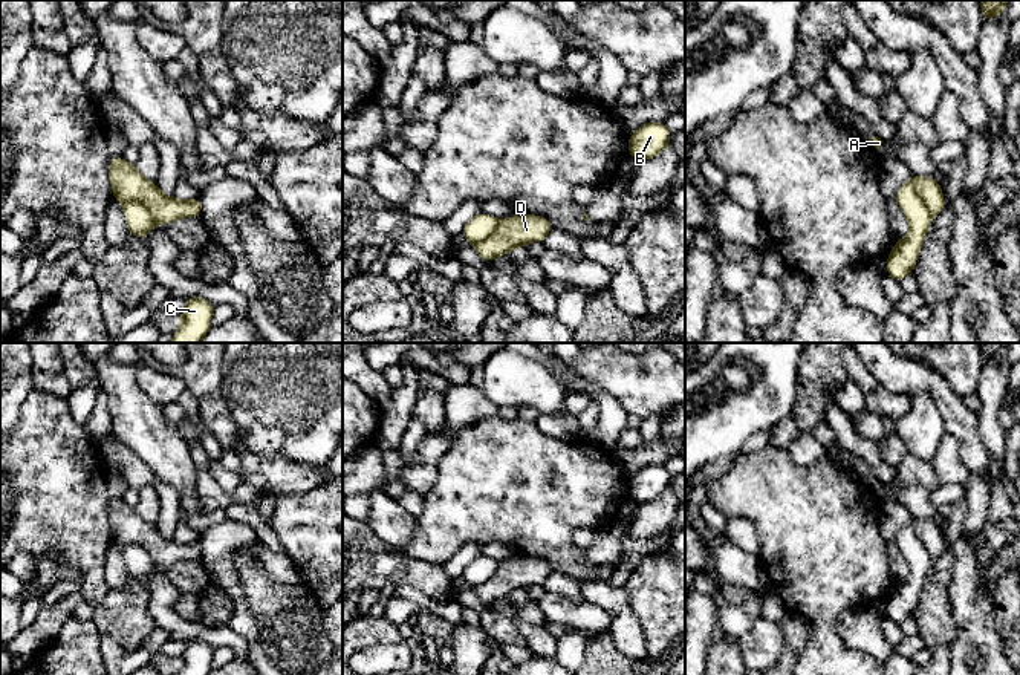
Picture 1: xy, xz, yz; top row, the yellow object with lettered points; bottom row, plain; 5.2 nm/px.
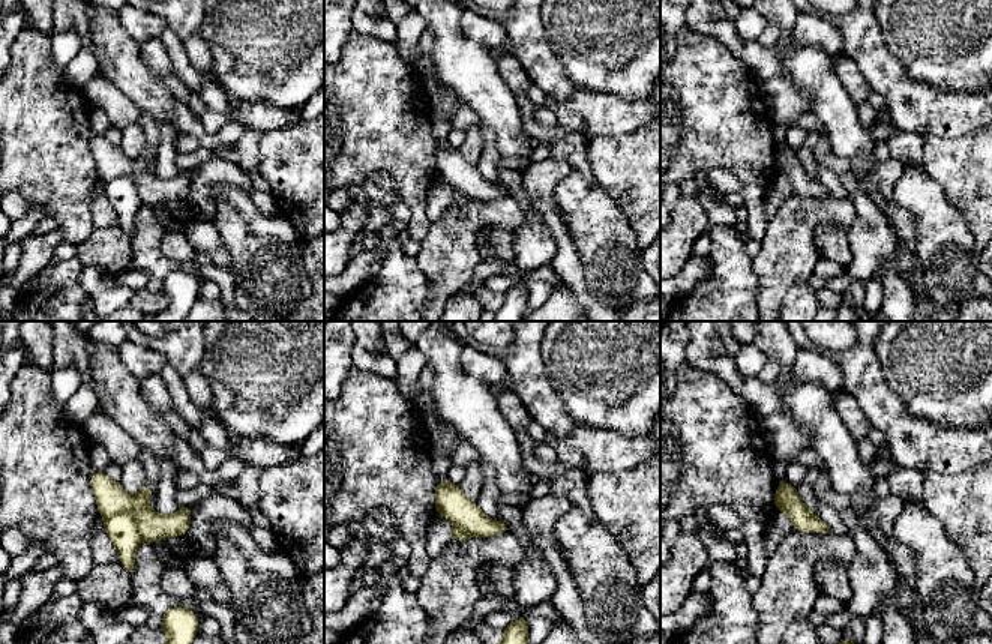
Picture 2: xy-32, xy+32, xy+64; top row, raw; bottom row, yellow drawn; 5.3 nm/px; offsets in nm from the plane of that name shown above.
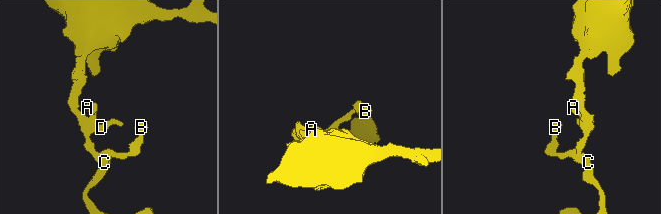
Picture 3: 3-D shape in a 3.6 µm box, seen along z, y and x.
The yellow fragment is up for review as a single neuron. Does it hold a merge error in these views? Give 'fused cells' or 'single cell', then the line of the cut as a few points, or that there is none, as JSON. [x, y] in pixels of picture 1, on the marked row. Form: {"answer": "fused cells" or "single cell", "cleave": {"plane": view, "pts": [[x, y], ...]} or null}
{"answer": "fused cells", "cleave": {"plane": "yz", "pts": [[912, 178], [916, 195], [933, 215]]}}

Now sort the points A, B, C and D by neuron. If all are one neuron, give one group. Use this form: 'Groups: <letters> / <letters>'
Groups: A B C / D

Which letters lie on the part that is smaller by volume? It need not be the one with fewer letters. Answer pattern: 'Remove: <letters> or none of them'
Remove: A, B, C

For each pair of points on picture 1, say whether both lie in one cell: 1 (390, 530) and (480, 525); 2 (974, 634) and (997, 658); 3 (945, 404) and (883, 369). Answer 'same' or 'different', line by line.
1: different
2: same
3: same

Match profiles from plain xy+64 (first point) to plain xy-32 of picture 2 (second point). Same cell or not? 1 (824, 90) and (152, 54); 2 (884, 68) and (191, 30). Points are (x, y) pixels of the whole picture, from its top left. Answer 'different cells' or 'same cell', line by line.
1: different cells
2: same cell

